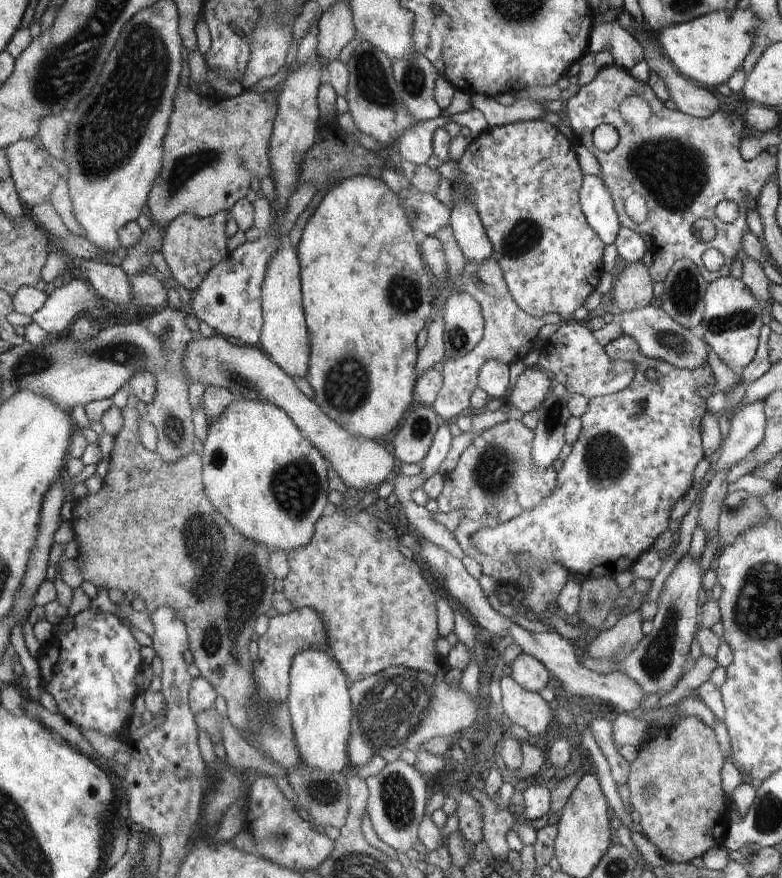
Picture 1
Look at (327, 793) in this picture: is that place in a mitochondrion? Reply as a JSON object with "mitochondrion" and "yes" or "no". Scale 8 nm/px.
{"mitochondrion":"yes"}

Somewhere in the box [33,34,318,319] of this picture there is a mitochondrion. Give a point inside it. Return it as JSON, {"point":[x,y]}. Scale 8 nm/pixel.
{"point":[185,167]}

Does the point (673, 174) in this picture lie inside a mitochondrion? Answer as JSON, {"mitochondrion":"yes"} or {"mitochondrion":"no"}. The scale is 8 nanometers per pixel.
{"mitochondrion":"yes"}

